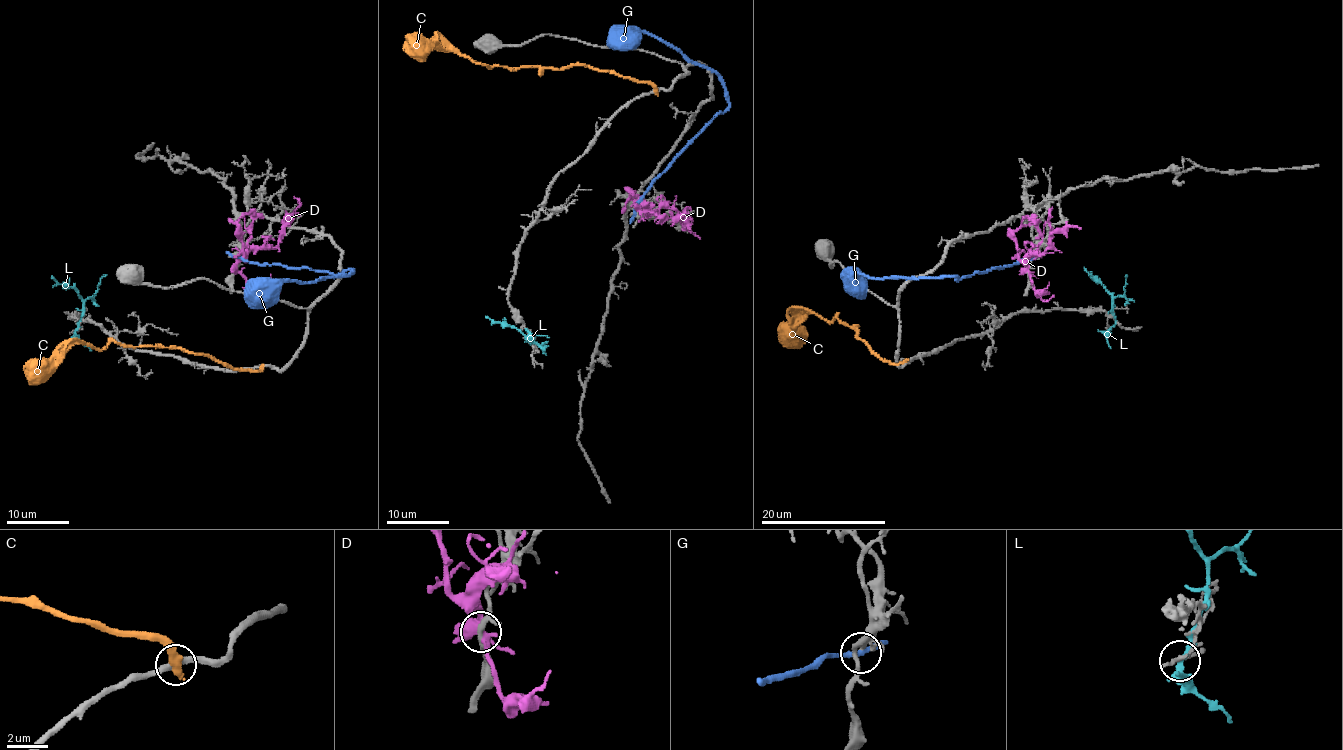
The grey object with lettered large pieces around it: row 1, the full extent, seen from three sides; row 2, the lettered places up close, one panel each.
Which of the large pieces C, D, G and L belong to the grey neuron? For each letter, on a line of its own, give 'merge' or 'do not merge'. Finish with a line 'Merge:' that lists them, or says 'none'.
C: do not merge
D: do not merge
G: do not merge
L: do not merge
Merge: none

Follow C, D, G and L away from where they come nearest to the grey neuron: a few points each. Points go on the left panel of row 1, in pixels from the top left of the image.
C: (261, 367), (238, 369), (179, 348), (126, 347), (110, 341), (101, 349), (70, 343), (45, 372), (29, 380)
D: (235, 268), (252, 249), (275, 247), (290, 215), (297, 212), (299, 215)
G: (231, 255), (334, 274), (354, 271), (312, 283), (283, 282), (265, 299), (245, 299)
L: (75, 332), (82, 313), (82, 299), (74, 289), (59, 284), (52, 275)

